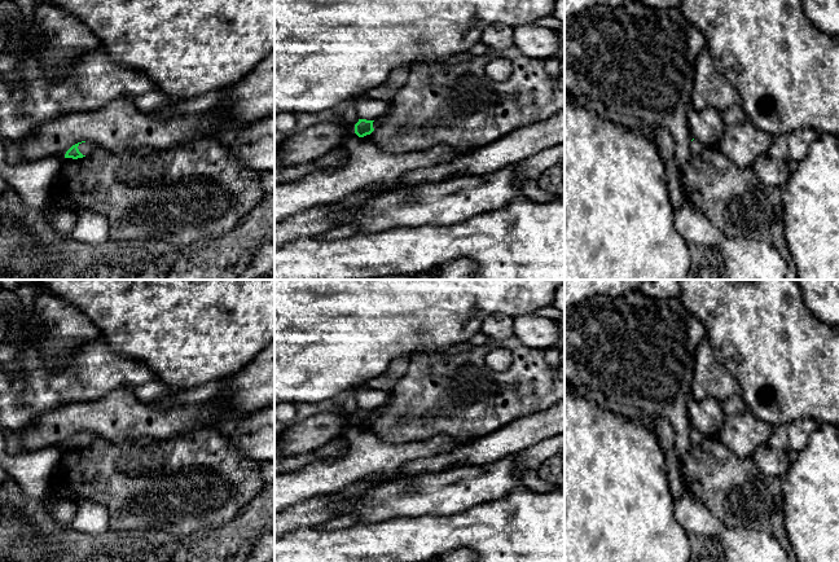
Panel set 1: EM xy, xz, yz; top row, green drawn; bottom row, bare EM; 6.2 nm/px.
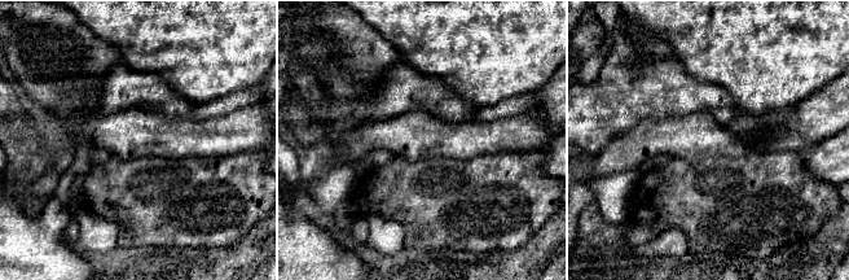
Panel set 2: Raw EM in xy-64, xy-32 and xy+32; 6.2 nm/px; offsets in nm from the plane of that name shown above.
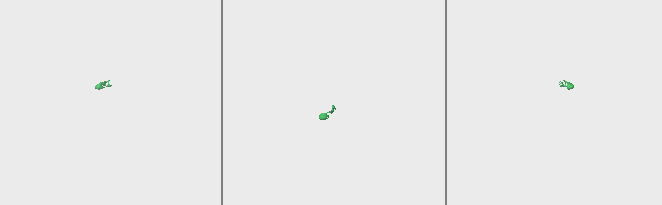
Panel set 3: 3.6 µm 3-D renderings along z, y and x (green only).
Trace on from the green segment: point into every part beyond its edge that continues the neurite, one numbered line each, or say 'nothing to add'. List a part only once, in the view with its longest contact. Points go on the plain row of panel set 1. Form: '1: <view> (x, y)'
1: xy (84, 438)

